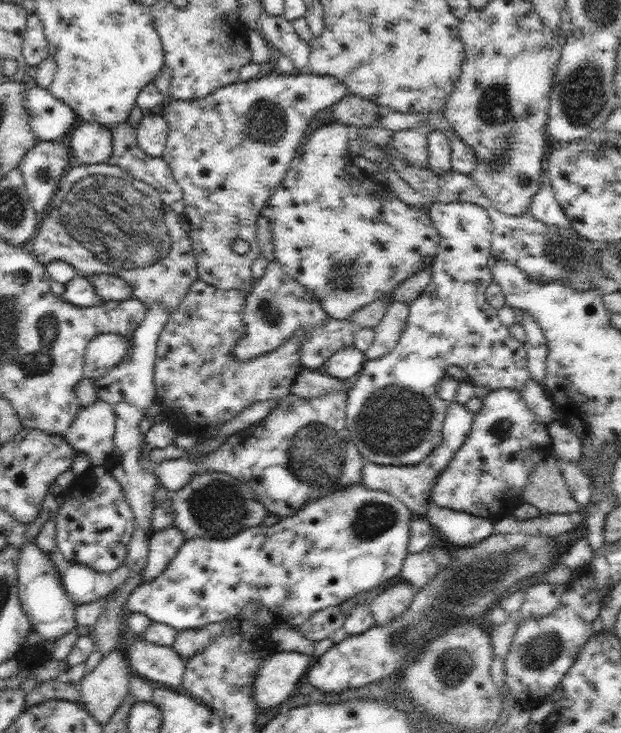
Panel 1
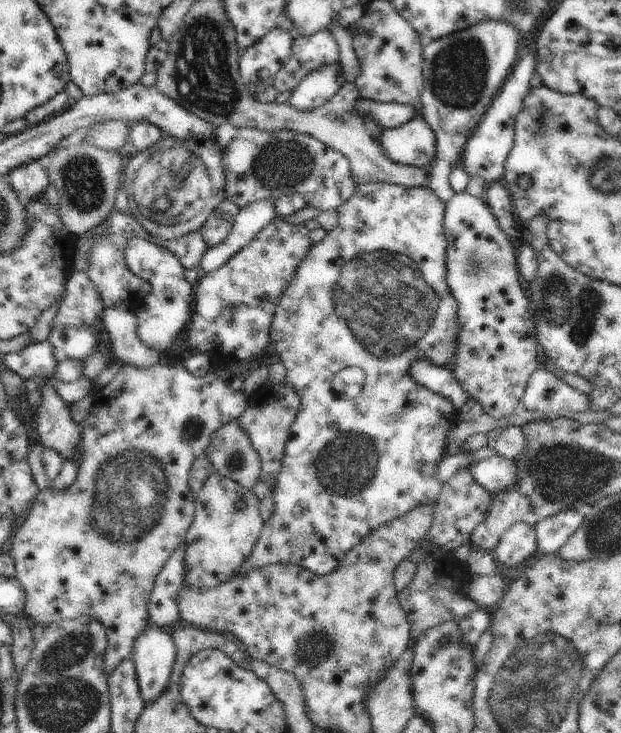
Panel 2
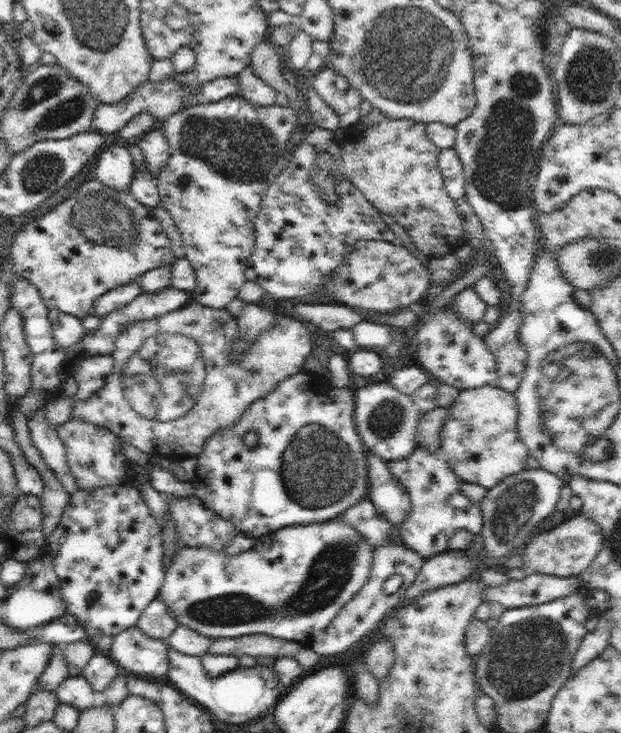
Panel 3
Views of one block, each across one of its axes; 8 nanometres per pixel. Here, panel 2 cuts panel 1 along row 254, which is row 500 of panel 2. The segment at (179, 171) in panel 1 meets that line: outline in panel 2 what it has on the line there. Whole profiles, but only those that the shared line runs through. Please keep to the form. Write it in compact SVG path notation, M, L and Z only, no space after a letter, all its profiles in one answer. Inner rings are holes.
M215 472L204 483L203 489L195 494L194 518L185 534L186 576L184 582L197 589L209 589L231 578L231 574L243 566L260 536L264 522L261 517L261 500L253 490L240 486L236 481L222 477ZM240 500L246 502L244 509L238 509Z

